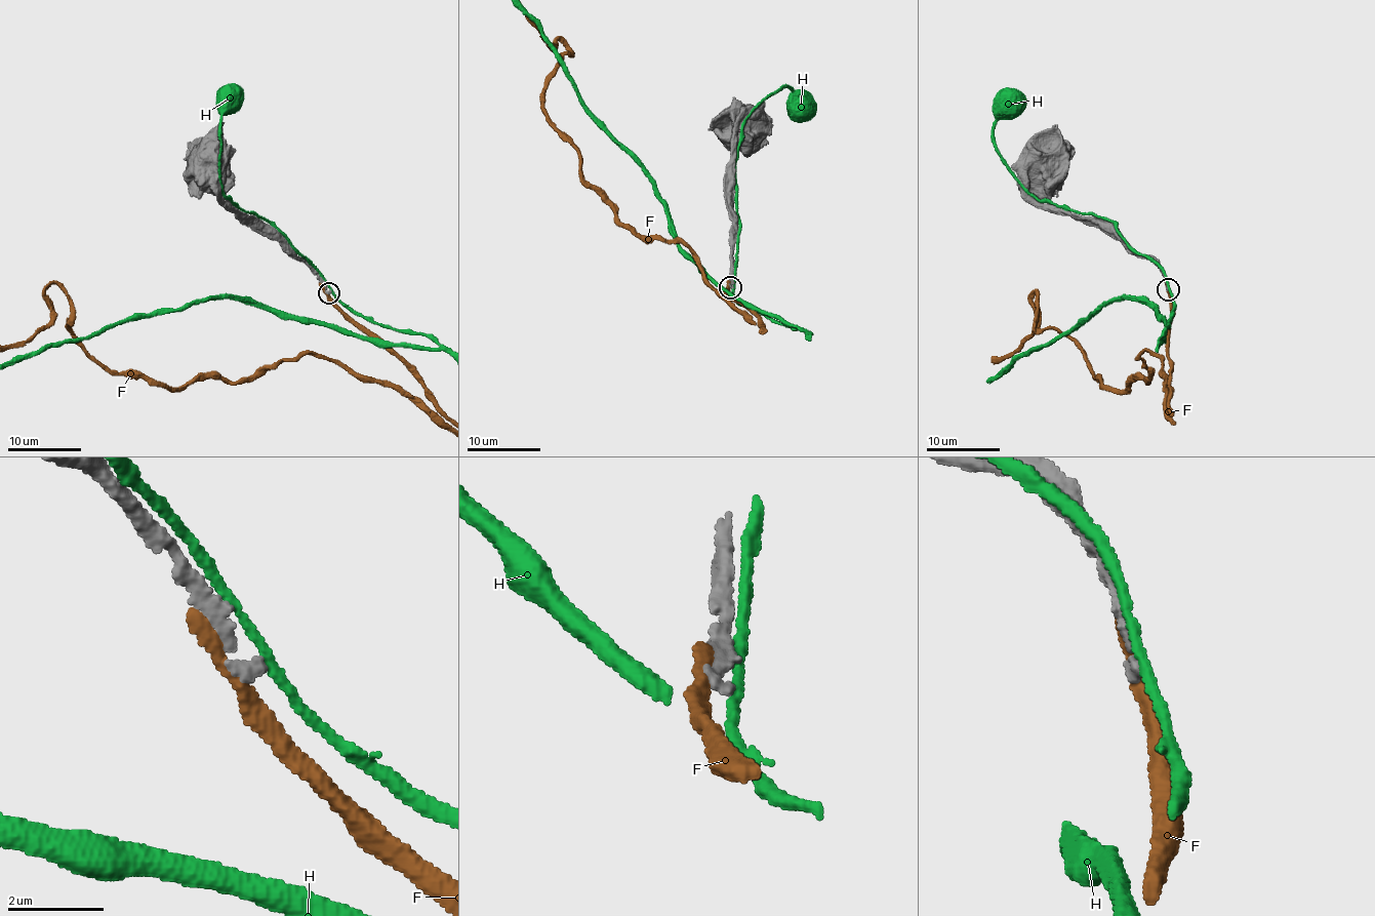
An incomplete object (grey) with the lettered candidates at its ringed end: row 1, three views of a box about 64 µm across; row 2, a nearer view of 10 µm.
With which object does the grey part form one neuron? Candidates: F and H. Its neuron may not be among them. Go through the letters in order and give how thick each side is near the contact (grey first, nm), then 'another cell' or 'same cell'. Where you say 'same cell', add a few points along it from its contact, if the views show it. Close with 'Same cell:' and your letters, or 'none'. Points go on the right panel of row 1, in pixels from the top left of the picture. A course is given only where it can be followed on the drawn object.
F: calibres 320 and 340 nm; another cell
H: calibres 240 and 200 nm; another cell
Same cell: none

